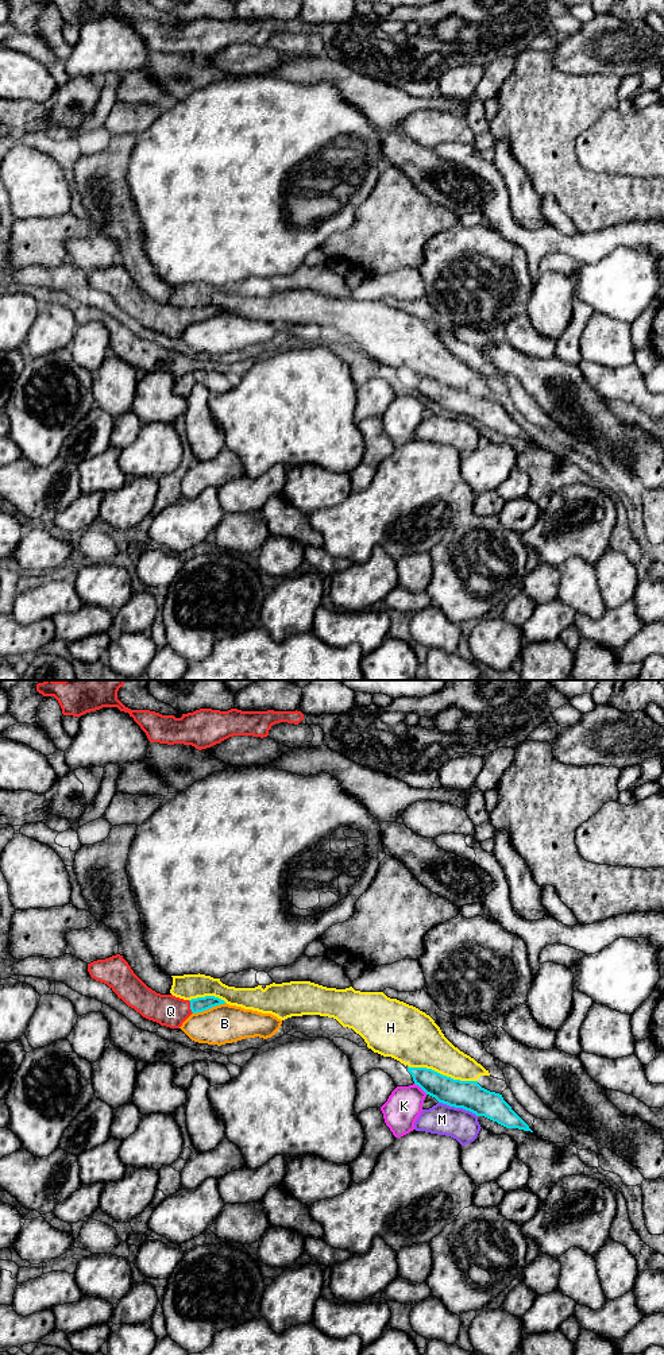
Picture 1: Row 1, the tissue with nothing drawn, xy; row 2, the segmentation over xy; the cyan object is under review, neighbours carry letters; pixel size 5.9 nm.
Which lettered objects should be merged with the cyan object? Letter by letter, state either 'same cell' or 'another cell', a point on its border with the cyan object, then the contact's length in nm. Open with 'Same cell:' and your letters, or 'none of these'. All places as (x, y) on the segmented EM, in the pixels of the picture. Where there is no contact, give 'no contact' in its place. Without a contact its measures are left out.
Same cell: Q
B: another cell; meets cyan in xy at (209, 1007); contact 220 nm long
H: another cell; meets cyan in xy at (441, 1074); contact 420 nm long
K: another cell; meets cyan in xy at (421, 1088); contact 100 nm long
M: another cell; meets cyan in xy at (458, 1107); contact 240 nm long
Q: same cell; meets cyan in xy at (190, 1007); contact 90 nm long

